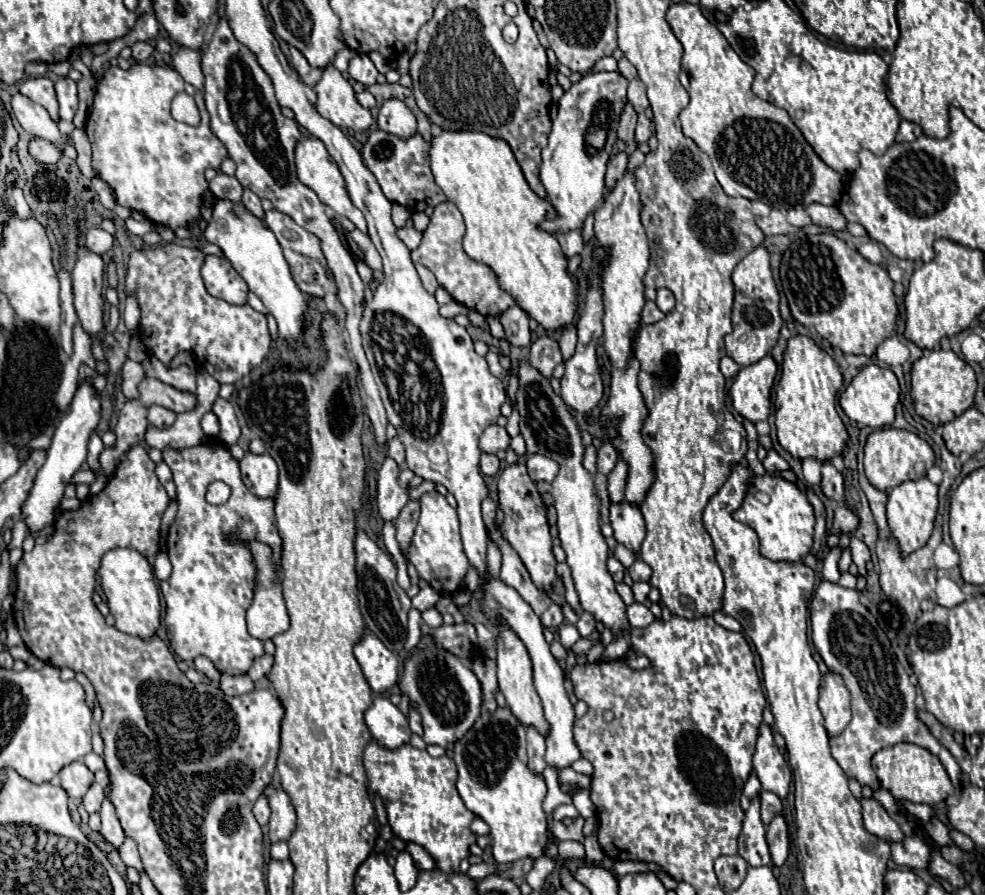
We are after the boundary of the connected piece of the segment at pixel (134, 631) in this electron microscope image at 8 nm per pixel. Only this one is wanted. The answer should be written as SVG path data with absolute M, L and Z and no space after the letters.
M116 547L102 557L98 575L110 613L116 619L116 627L128 635L142 639L152 637L160 625L160 591L148 559L134 549Z

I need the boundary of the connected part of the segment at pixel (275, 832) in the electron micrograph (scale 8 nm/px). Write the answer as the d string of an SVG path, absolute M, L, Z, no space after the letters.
M266 787L264 791L270 799L270 841L278 843L278 841L288 841L294 827L296 827L296 813L292 811L290 799L284 791L274 791L272 787Z

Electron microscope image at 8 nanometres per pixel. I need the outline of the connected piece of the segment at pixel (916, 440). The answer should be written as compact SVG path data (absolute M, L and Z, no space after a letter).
M894 427L876 429L868 435L866 445L864 445L866 477L880 491L890 491L904 481L916 480L925 476L934 463L935 454L932 447L912 431L894 429Z

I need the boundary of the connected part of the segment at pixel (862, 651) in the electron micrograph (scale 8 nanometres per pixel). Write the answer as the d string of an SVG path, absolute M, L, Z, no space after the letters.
M822 581L812 597L810 603L810 625L812 625L812 643L816 647L816 651L822 655L824 663L828 665L828 669L838 671L844 675L846 687L852 695L852 721L846 725L846 729L836 735L830 737L830 745L832 745L832 757L838 761L838 765L844 769L844 773L848 777L856 777L860 781L860 785L870 785L872 789L880 787L880 781L870 765L872 757L876 751L896 745L896 743L914 743L918 747L928 749L932 755L936 755L942 765L946 767L952 783L960 789L960 765L958 761L952 757L952 753L940 745L936 739L932 739L932 735L928 735L928 727L924 727L924 723L920 723L920 719L916 719L916 689L908 679L908 673L904 671L904 667L898 663L888 637L884 635L884 631L878 627L876 619L872 617L872 613L860 603L860 595L856 589L846 589L840 587L838 583L832 581Z

